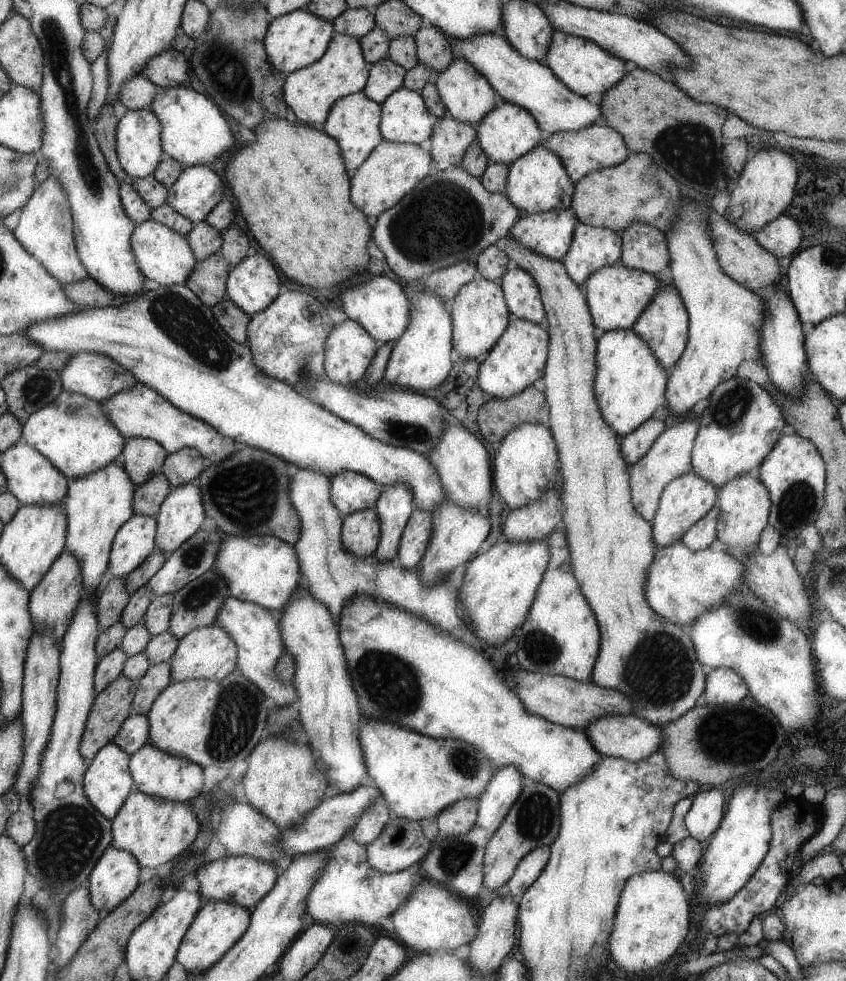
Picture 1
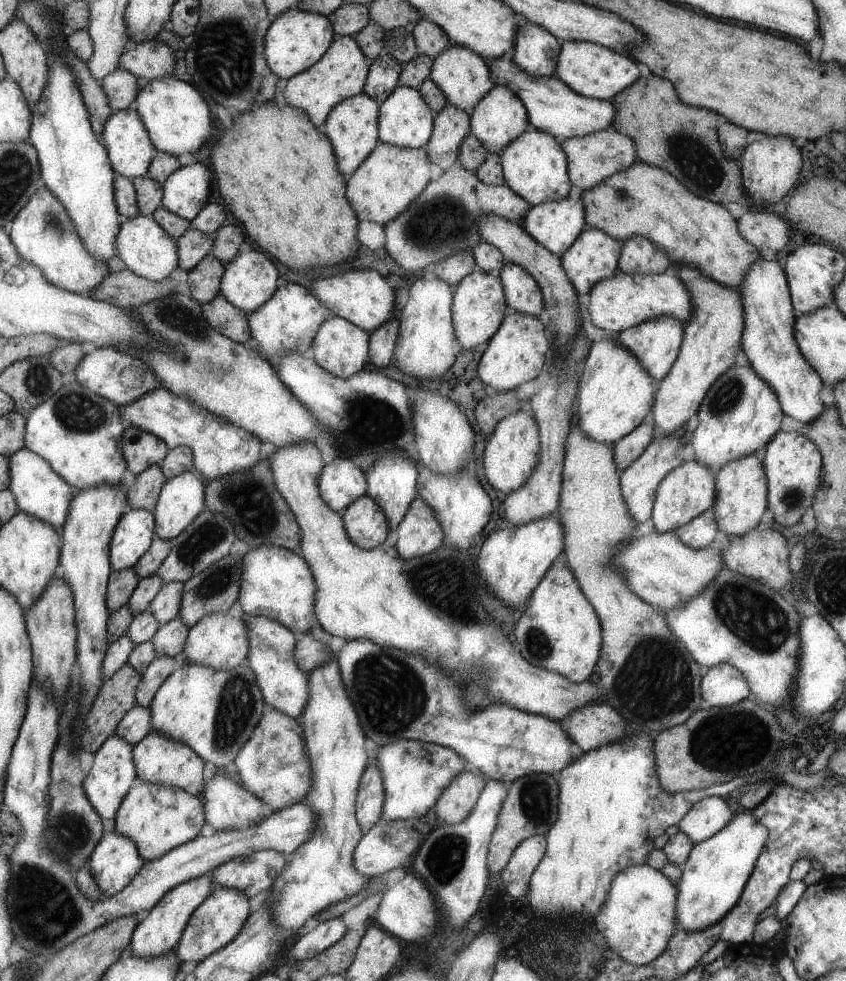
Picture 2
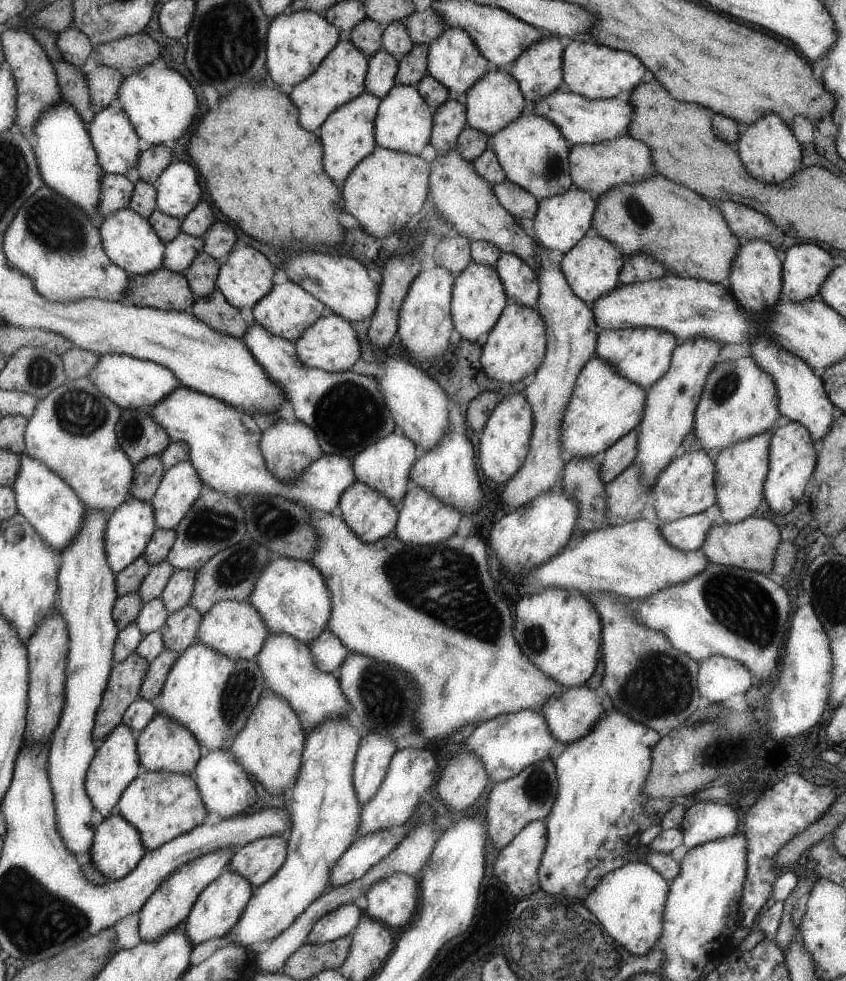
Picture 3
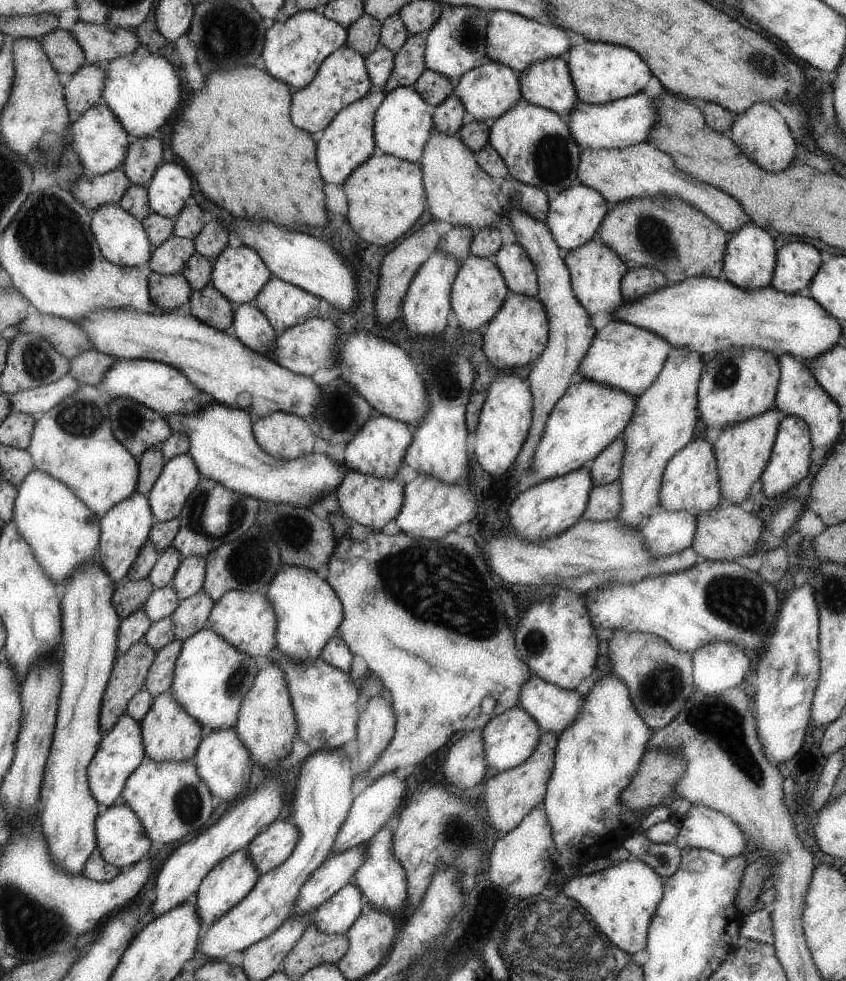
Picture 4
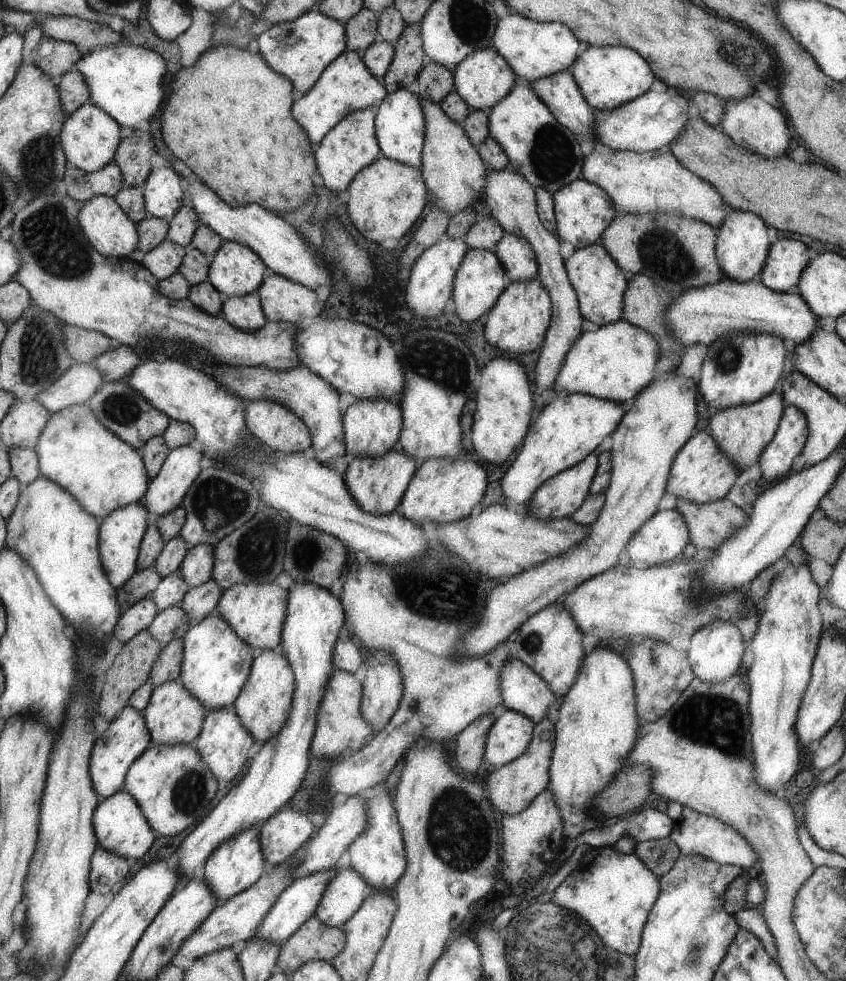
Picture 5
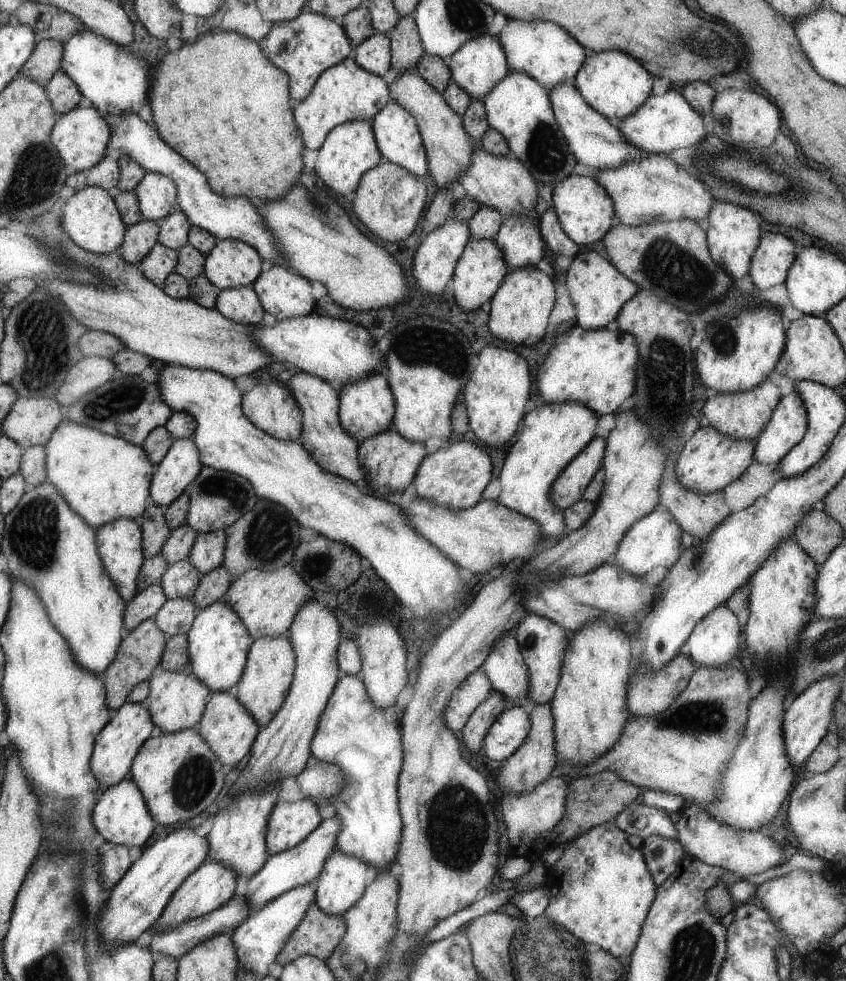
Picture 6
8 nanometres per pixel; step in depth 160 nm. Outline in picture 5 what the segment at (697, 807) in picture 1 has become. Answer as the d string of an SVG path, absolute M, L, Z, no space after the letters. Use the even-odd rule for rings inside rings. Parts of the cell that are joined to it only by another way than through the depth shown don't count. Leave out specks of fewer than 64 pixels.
M683 807L669 839L678 846L681 854L701 854L721 865L739 866L744 872L756 862L756 850L735 827L728 826L727 823L711 815L700 814L691 807Z

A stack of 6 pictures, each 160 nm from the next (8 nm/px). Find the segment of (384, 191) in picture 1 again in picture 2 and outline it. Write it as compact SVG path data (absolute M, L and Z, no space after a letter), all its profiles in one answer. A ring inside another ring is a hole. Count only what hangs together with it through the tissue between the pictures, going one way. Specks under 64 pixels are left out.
M380 142L378 148L348 180L348 199L360 222L375 222L384 227L387 222L394 221L400 213L410 208L411 202L444 171L431 161L421 147L409 149Z

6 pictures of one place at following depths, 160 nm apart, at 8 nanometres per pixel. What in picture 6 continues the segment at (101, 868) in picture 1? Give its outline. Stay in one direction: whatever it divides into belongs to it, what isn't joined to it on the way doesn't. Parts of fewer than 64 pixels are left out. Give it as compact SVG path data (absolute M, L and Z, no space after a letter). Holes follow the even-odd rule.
M125 778L103 792L102 797L94 806L92 820L95 829L102 834L106 842L124 845L128 848L138 846L144 849L150 836L156 830L154 818L150 816L145 798L136 782L130 778Z

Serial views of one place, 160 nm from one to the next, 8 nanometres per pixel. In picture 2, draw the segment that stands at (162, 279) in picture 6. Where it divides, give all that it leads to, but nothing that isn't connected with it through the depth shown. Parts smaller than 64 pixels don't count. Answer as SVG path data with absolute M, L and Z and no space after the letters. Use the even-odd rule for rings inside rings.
M190 228L178 240L179 267L192 270L214 248L214 237Z

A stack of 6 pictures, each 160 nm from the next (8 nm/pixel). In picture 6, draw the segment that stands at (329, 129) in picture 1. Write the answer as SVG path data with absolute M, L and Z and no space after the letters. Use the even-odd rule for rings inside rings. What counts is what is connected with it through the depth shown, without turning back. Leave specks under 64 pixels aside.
M353 120L336 125L327 134L326 140L318 149L314 172L317 180L322 180L328 188L346 196L358 188L363 174L380 164L382 157L371 123L367 120Z

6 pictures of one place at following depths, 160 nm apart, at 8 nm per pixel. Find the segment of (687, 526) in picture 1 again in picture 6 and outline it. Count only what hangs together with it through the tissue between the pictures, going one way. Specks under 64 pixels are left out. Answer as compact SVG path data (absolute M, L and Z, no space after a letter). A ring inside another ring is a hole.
M699 427L694 429L692 438L682 446L674 462L675 474L682 486L696 491L698 494L722 492L731 482L743 476L746 469L755 459L755 442L747 439L730 438L714 427Z

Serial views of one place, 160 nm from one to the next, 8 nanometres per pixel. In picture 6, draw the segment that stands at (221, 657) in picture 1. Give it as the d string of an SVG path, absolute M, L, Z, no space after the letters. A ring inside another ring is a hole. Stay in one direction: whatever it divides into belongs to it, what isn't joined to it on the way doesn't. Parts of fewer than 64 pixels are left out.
M288 566L274 572L247 570L233 579L231 587L222 596L224 603L230 604L243 620L252 638L286 636L302 606L315 599L312 590L306 590L304 580Z

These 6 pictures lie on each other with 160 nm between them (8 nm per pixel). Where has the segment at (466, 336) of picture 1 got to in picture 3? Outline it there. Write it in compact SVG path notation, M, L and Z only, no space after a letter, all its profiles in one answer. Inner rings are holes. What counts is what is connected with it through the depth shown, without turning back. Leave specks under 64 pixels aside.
M471 261L456 277L456 298L452 298L452 318L456 318L457 336L476 342L482 334L490 333L502 316L508 301L495 267L482 266Z

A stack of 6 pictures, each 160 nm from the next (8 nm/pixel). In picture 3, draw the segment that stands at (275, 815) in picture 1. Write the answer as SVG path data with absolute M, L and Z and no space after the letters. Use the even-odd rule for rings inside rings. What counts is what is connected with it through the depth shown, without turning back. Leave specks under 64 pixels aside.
M264 689L259 704L252 710L243 731L229 746L240 766L256 778L270 794L280 796L288 786L294 786L303 766L303 746L306 730L296 710L282 695Z

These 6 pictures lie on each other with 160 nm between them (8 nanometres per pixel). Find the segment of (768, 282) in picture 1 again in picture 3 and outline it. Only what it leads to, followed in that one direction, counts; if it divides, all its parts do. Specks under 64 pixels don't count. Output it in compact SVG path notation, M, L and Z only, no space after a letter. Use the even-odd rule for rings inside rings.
M660 174L643 181L616 185L606 193L596 196L596 202L598 206L594 220L591 222L592 232L623 247L623 251L628 256L636 253L651 255L652 258L663 263L668 273L718 283L730 290L731 266L738 257L742 241L731 230L730 224L723 217L716 202Z

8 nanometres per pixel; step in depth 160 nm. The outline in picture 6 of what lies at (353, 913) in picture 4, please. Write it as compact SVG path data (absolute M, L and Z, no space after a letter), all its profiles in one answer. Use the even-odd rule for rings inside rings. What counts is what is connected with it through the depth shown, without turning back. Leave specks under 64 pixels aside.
M336 848L319 874L315 894L317 903L329 915L341 917L366 892L368 864Z

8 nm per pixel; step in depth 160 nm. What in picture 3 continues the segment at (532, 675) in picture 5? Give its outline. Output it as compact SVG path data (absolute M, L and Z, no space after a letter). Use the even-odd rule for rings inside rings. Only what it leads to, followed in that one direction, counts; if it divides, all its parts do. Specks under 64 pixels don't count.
M586 686L567 687L561 695L549 698L540 713L547 719L548 726L551 733L555 735L555 739L569 745L595 729L596 723L600 717L603 717L606 705L607 701L602 700L594 689L589 689Z

